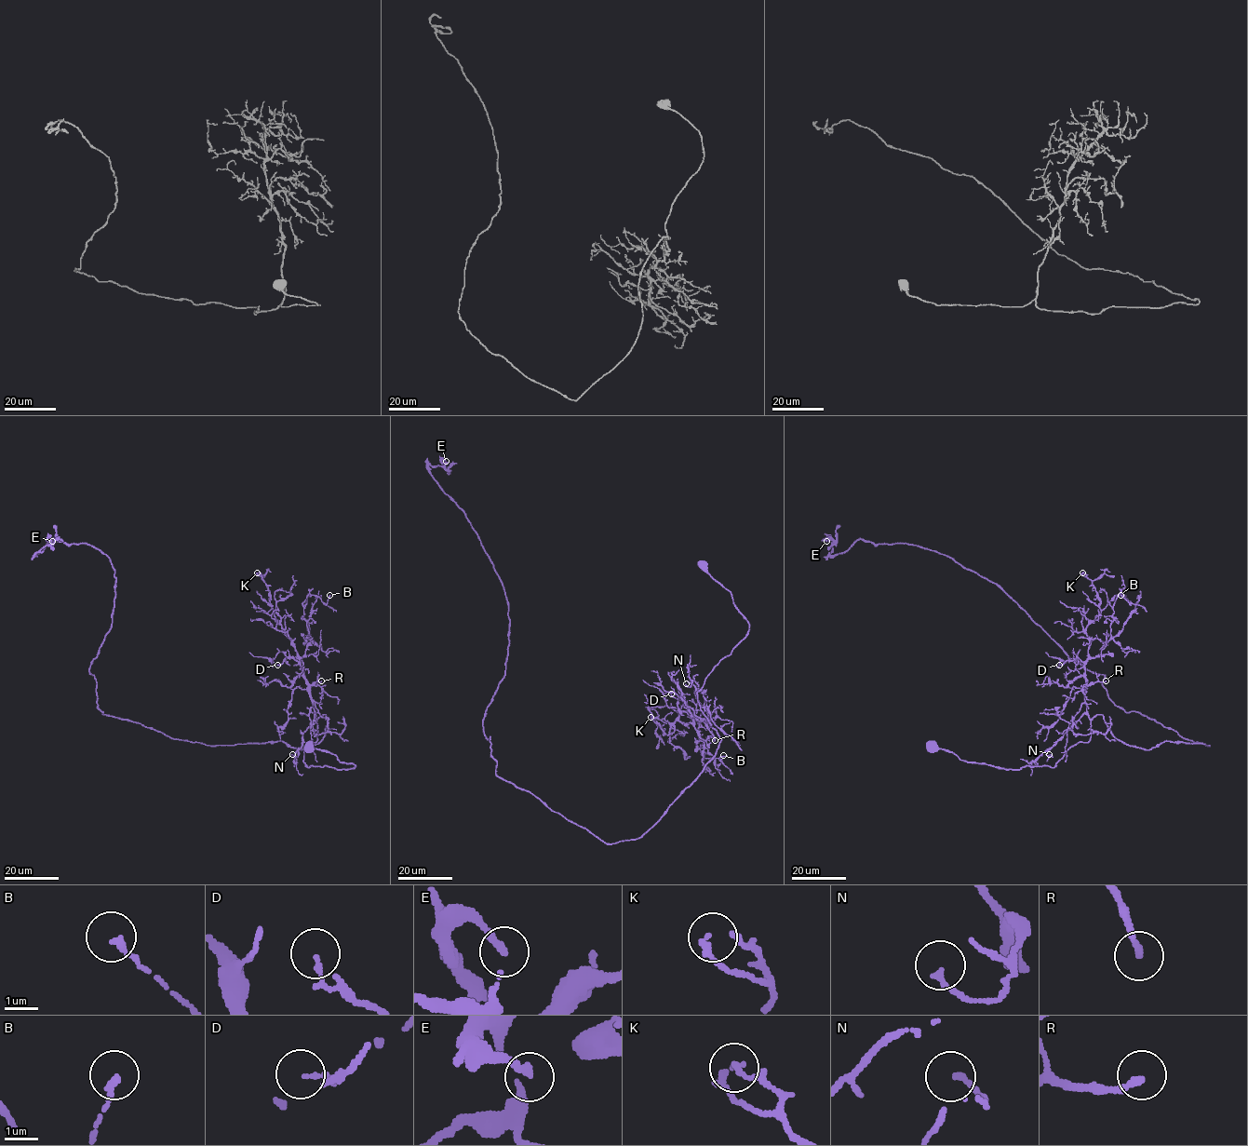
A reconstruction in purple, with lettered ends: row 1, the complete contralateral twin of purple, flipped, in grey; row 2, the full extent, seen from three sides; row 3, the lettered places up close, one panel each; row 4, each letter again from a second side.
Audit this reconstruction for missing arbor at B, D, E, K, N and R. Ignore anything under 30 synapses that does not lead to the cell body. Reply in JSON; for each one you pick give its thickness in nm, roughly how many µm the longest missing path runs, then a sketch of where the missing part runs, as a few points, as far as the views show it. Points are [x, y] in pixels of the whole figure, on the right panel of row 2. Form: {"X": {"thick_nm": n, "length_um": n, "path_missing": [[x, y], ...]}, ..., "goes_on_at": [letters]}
{"R": {"thick_nm": 200, "length_um": 30, "path_missing": [[1106, 680], [1114, 677], [1115, 665], [1120, 660], [1125, 662], [1134, 680], [1133, 668]]}, "goes_on_at": ["R"]}

